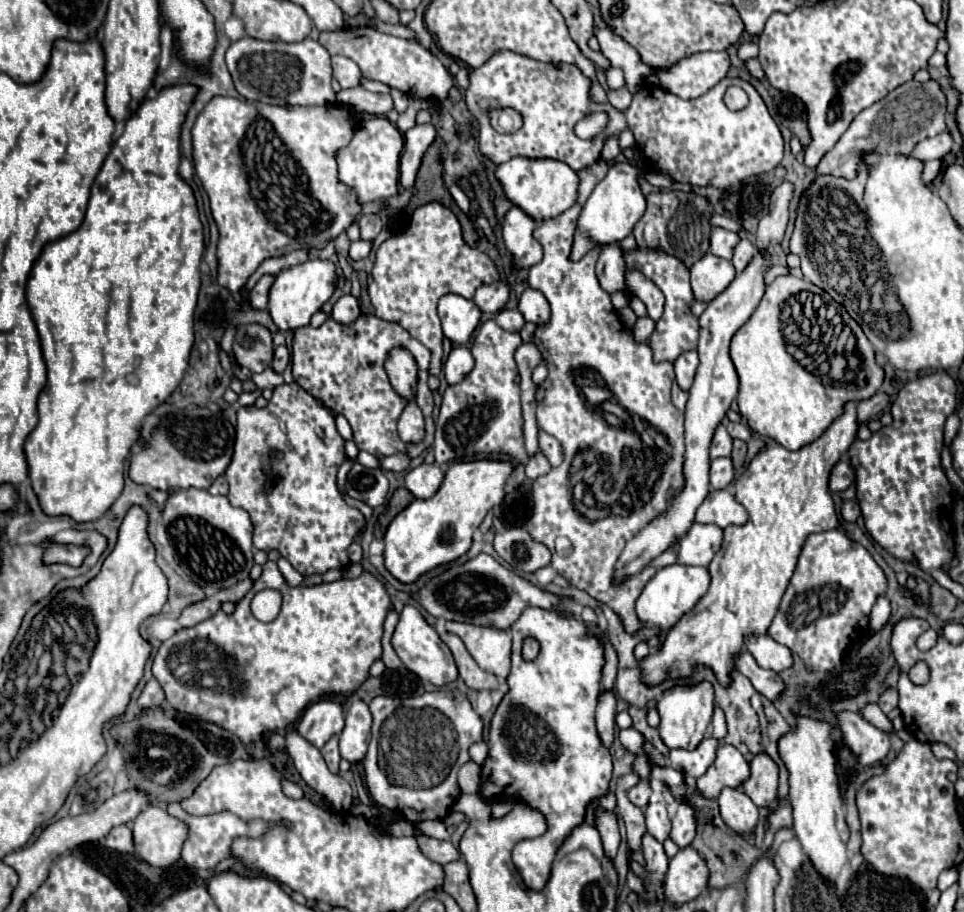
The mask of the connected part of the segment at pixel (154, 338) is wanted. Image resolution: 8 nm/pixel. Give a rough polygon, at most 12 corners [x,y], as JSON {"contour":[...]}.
{"contour":[[197,86],[143,98],[27,280],[25,440],[101,518],[193,346]]}

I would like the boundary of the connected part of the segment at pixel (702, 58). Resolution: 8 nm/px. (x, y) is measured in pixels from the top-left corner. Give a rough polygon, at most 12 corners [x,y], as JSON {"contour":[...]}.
{"contour":[[697,52],[659,70],[663,90],[699,98],[727,76],[727,52]]}

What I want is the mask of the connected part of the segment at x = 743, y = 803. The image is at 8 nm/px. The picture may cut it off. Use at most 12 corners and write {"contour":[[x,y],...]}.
{"contour":[[723,788],[717,802],[725,824],[749,838],[759,820],[753,800]]}

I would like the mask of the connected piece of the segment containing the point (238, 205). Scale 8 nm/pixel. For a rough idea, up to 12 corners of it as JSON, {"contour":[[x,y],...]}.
{"contour":[[215,96],[191,130],[217,282],[359,216],[341,106]]}

